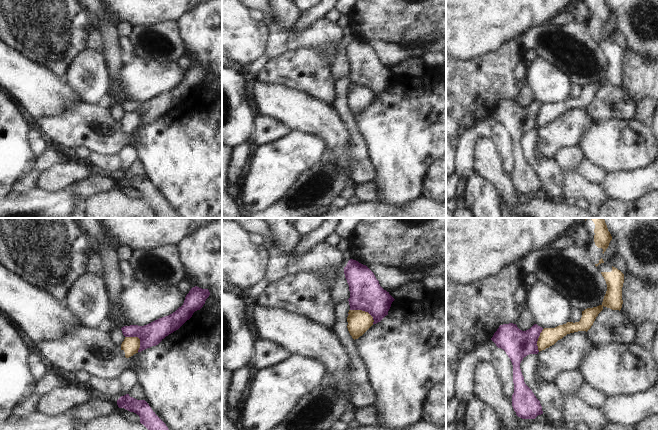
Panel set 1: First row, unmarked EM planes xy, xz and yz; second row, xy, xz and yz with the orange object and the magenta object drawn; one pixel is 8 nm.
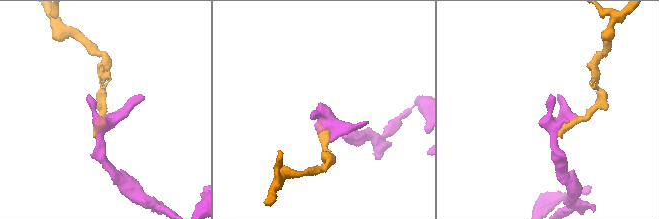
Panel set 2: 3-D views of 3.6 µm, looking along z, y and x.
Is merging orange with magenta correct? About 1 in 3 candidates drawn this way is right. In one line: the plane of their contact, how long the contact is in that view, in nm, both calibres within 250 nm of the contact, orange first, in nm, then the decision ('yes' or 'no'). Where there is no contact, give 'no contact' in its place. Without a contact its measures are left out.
xz | 220 nm | 180/260 nm | no

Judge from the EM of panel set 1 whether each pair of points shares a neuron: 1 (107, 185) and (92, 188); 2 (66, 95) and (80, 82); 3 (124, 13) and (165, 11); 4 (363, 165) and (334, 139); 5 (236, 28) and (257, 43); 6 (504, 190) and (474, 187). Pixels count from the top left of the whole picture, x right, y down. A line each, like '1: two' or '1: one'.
1: one
2: two
3: one
4: two
5: one
6: two

